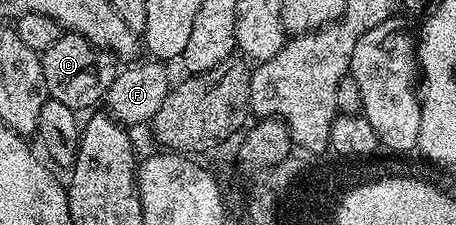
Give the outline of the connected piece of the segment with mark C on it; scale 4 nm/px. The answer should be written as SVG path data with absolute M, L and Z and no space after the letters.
M64 31L41 54L43 73L47 83L47 95L57 102L65 102L65 106L76 110L91 108L107 95L109 86L113 86L117 75L116 57L112 53L91 44L81 34Z

